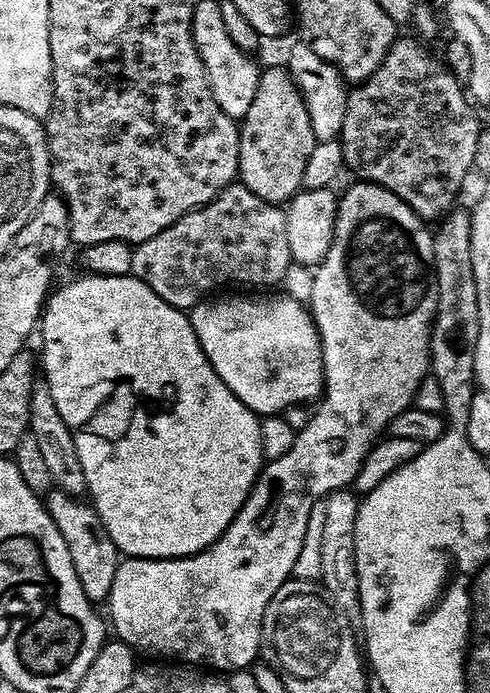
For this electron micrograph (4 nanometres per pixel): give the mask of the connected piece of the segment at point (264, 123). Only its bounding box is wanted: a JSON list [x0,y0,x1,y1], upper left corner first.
[238,67,317,205]

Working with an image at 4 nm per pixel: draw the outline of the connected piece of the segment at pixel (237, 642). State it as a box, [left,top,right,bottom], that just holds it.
[106,182,438,673]

